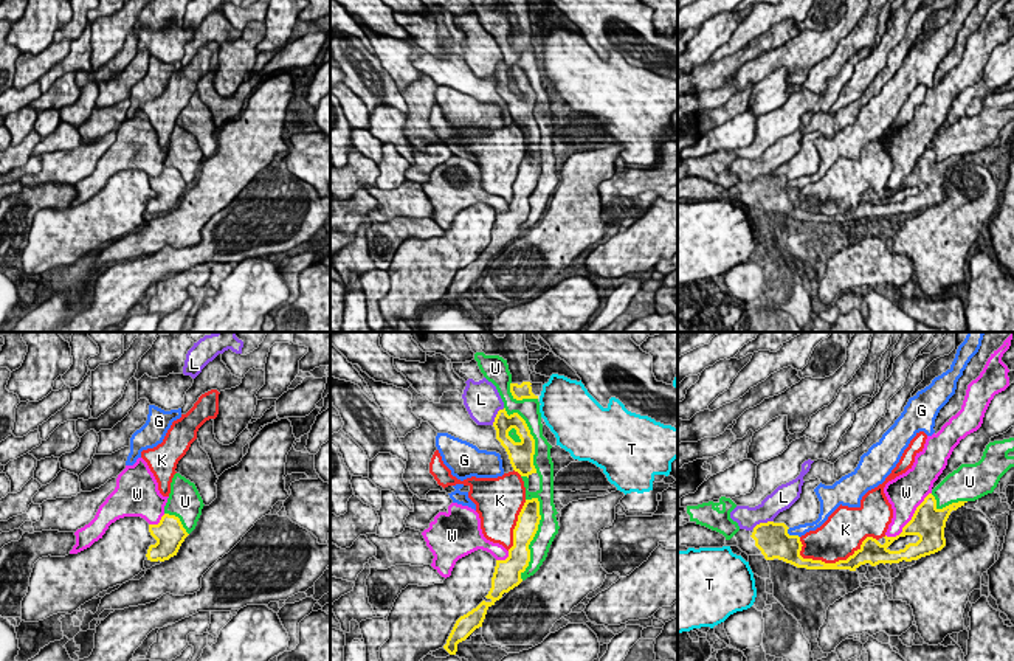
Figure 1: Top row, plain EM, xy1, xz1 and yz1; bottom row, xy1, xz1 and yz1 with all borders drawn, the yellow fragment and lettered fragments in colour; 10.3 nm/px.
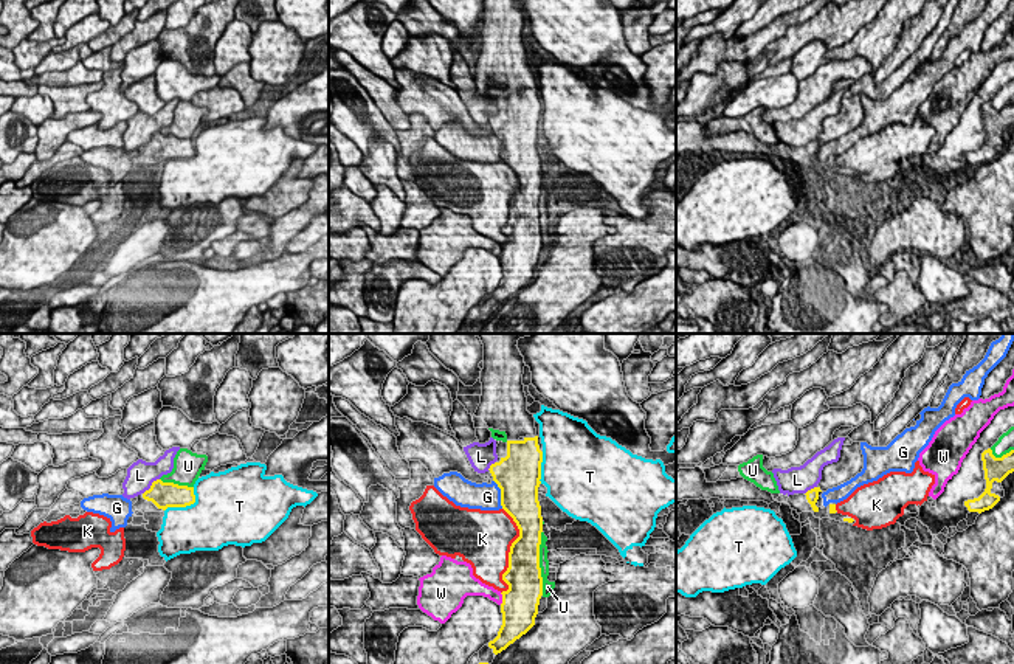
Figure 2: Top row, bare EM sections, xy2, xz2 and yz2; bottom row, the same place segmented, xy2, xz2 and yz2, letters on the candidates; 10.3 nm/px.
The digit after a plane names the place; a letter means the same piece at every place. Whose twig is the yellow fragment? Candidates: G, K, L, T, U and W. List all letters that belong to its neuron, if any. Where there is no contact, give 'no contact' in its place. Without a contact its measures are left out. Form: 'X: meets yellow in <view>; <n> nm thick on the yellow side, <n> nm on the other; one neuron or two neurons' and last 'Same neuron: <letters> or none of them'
G: meets yellow in xz2; 460 nm thick on the yellow side, 280 nm on the other; two neurons
K: meets yellow in yz1; 170 nm thick on the yellow side, 440 nm on the other; two neurons
L: meets yellow in yz1; 340 nm thick on the yellow side, 240 nm on the other; two neurons
T: meets yellow in xy2; 260 nm thick on the yellow side, 480 nm on the other; two neurons
U: meets yellow in xz1; 240 nm thick on the yellow side, 220 nm on the other; two neurons
W: meets yellow in yz1; 340 nm thick on the yellow side, 320 nm on the other; two neurons
Same neuron: none of them

